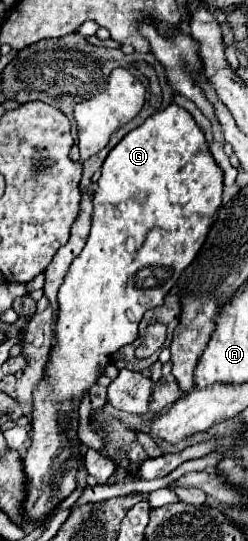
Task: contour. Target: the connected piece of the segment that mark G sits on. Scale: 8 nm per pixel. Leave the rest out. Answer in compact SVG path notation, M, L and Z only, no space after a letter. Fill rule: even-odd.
M171 104L167 110L155 112L151 118L147 118L143 126L129 132L109 152L97 184L99 188L93 200L95 212L91 232L85 248L71 262L63 284L59 286L59 308L53 328L55 342L45 366L45 380L41 380L41 384L37 384L37 392L33 392L33 418L29 430L31 446L23 456L25 474L29 476L29 496L25 498L25 516L31 516L29 524L45 522L53 514L53 510L77 488L77 470L81 468L83 450L75 454L65 436L65 432L71 428L73 414L79 408L83 396L109 366L111 354L117 352L117 348L123 348L125 344L131 344L139 338L137 324L143 314L163 304L165 294L177 284L181 272L195 260L221 206L223 170L213 160L205 136L195 124L193 116L185 108ZM143 224L151 224L153 228L145 234L141 248L129 252L127 240L137 238L137 228Z

